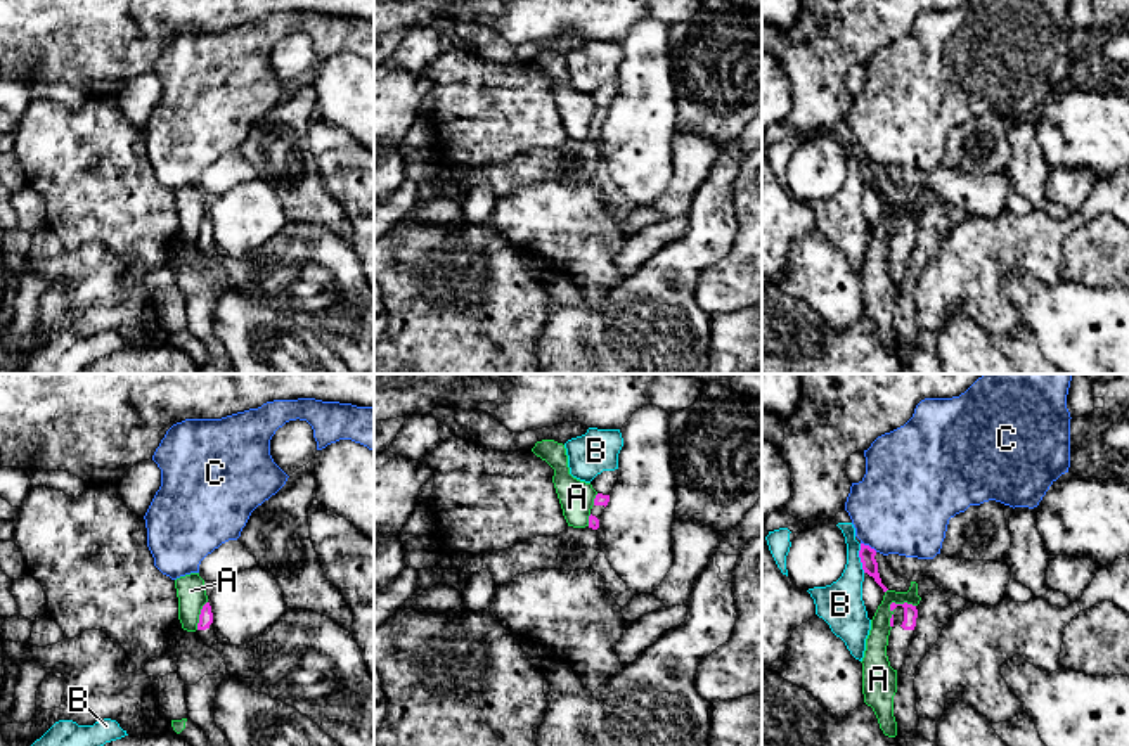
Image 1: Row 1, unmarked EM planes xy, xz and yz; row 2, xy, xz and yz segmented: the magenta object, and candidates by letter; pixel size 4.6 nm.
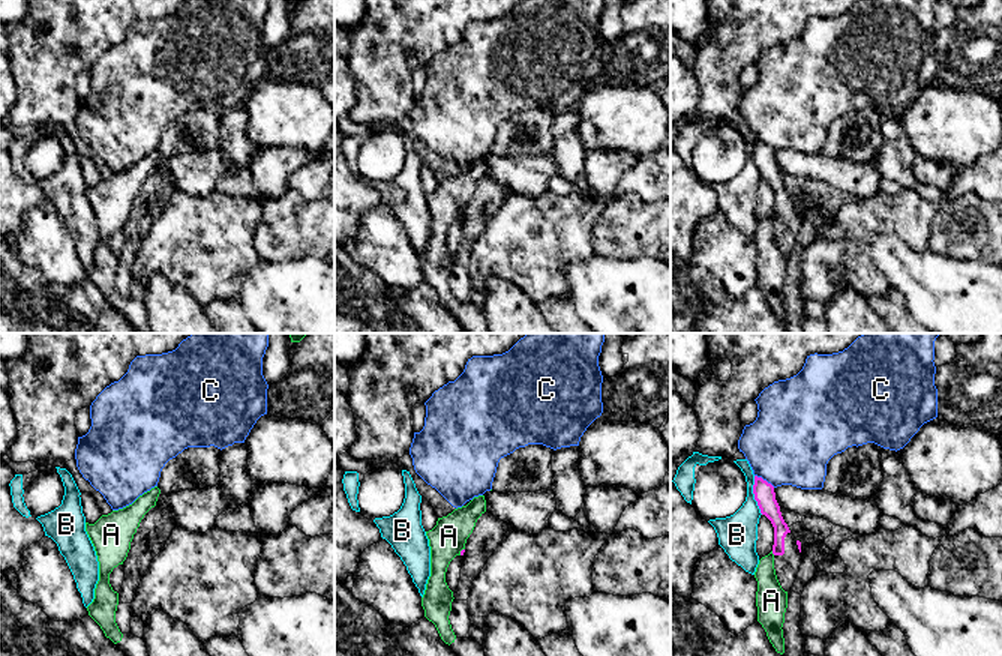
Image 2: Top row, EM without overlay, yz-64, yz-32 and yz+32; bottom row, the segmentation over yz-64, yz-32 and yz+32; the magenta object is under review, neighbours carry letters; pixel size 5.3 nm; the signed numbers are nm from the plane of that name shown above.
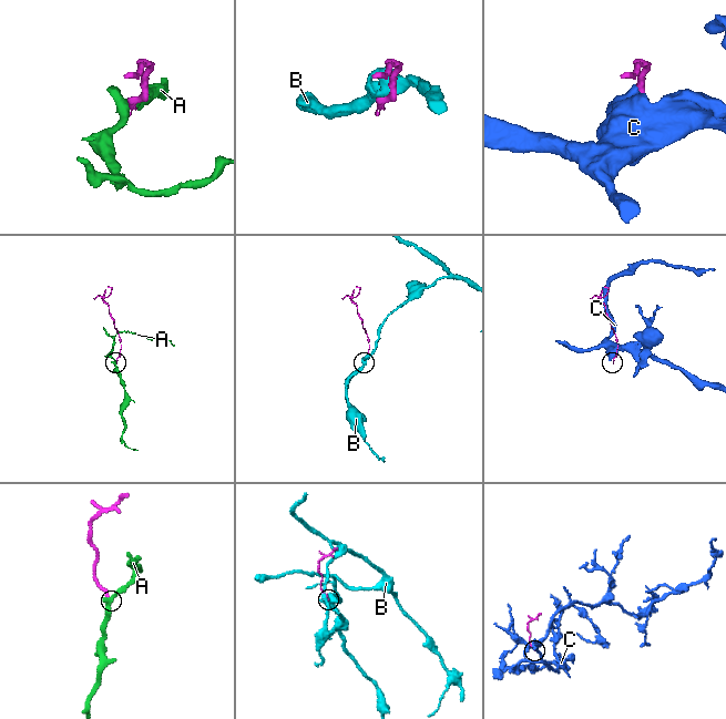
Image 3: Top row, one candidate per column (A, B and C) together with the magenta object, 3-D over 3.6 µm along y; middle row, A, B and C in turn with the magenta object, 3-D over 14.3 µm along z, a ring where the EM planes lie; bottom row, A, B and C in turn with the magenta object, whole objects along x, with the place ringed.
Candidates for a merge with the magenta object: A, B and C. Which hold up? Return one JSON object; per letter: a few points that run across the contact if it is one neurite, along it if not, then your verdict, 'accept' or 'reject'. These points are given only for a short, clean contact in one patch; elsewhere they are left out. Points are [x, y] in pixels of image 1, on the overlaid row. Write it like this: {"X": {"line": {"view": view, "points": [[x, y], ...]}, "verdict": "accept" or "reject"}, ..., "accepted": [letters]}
{"A": {"line": {"view": "yz", "points": [[915, 604], [892, 603], [890, 627]]}, "verdict": "reject"}, "B": {"verdict": "reject"}, "C": {"line": {"view": "yz", "points": [[861, 542], [877, 551]]}, "verdict": "reject"}, "accepted": []}

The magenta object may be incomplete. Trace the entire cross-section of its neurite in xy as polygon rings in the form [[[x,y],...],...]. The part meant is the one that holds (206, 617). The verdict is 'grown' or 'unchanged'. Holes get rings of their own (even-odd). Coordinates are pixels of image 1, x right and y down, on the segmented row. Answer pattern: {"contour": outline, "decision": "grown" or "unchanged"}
{"contour": [[[206,602],[199,614],[197,635],[222,654],[227,675],[242,680],[251,691],[296,708],[339,746],[374,746],[374,678],[353,635],[331,618],[287,608],[267,635],[230,646],[216,637],[211,606]]], "decision": "grown"}

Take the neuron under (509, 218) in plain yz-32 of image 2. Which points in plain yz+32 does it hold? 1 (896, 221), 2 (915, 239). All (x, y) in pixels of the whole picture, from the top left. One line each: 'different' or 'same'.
1: same
2: same

